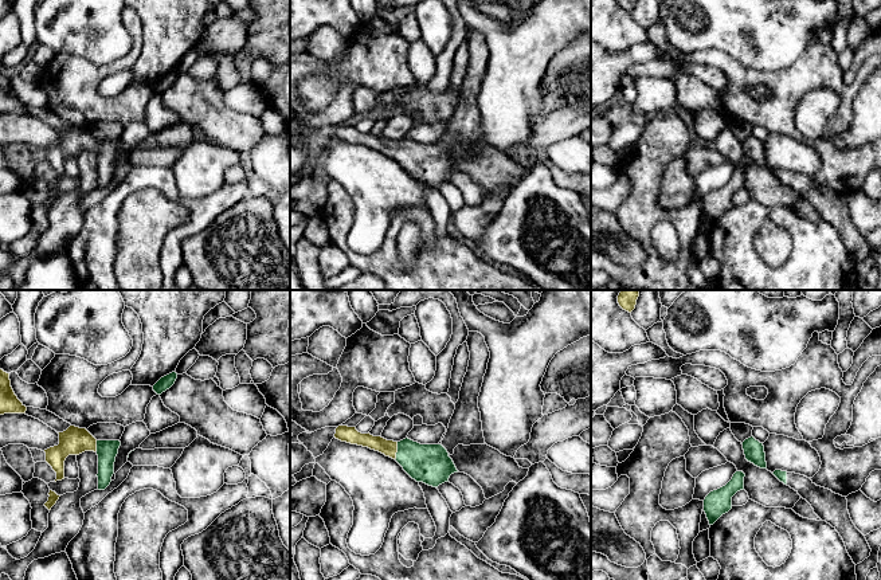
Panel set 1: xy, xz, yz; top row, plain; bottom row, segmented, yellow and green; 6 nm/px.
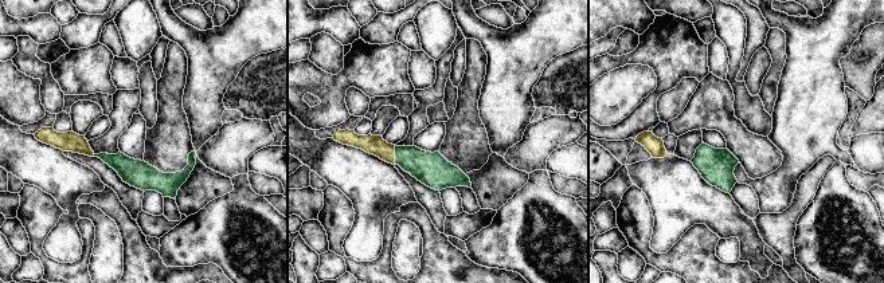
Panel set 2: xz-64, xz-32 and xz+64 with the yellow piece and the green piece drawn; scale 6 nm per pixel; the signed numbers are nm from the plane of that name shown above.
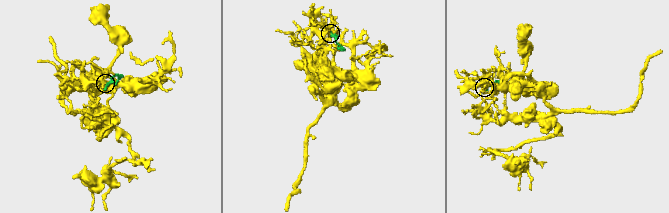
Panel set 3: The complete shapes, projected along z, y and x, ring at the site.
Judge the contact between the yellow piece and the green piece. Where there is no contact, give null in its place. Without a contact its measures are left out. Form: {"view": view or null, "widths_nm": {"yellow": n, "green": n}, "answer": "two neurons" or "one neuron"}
{"view": "xz", "widths_nm": {"yellow": 100, "green": 240}, "answer": "one neuron"}

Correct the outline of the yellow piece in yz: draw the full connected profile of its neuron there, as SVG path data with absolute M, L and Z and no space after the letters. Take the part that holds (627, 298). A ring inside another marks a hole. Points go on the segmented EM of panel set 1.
M622 290L618 295L618 303L623 310L631 313L635 309L638 297L638 290Z

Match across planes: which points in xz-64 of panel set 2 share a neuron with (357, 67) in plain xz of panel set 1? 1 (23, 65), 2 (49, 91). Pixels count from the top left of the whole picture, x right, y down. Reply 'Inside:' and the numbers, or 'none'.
Inside: none

